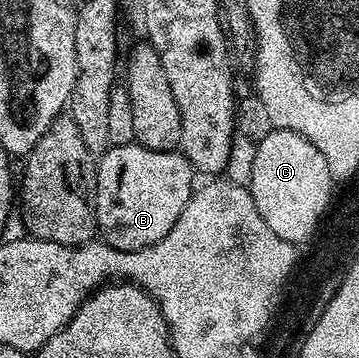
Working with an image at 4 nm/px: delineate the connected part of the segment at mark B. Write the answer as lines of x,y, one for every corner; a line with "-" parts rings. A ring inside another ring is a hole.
133,144
131,146
111,146
105,154
99,155
98,165
96,167
96,225
99,233
102,235
103,241
108,242
119,250
141,250
150,244
158,244
158,240
165,238
170,232
170,228
174,228
178,216
182,216
182,208
186,208
186,204
192,198
194,193
192,177
194,177
194,171
183,153
170,150
151,150
139,144

